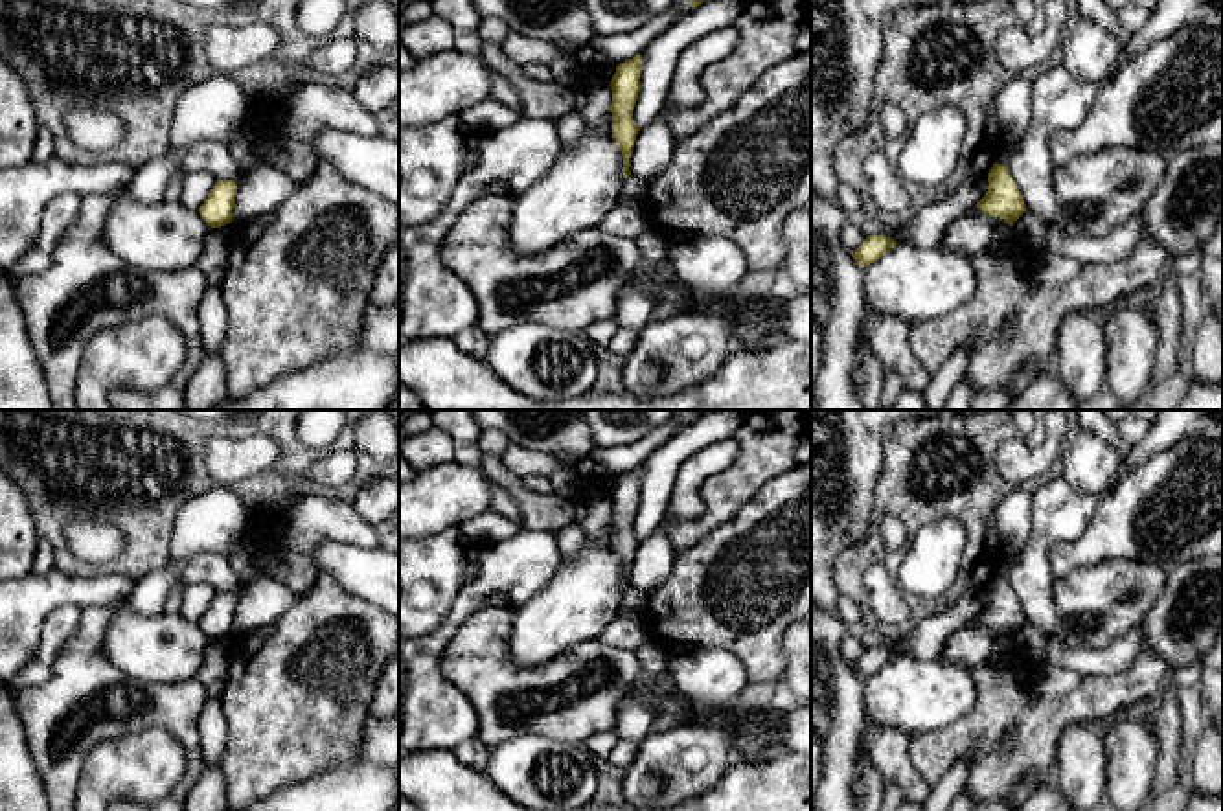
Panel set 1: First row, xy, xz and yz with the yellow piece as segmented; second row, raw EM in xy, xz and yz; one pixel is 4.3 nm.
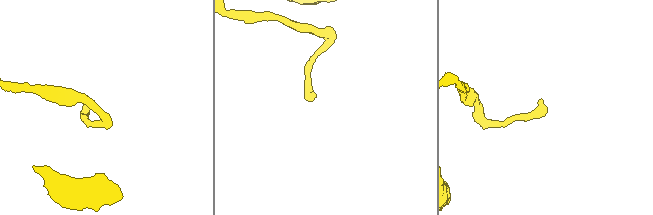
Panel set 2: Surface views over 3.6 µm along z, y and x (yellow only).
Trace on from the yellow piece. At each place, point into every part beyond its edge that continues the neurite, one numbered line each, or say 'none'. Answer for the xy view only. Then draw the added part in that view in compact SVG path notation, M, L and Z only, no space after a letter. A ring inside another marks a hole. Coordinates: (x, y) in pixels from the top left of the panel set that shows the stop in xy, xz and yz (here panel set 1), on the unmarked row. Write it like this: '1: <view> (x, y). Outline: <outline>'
none

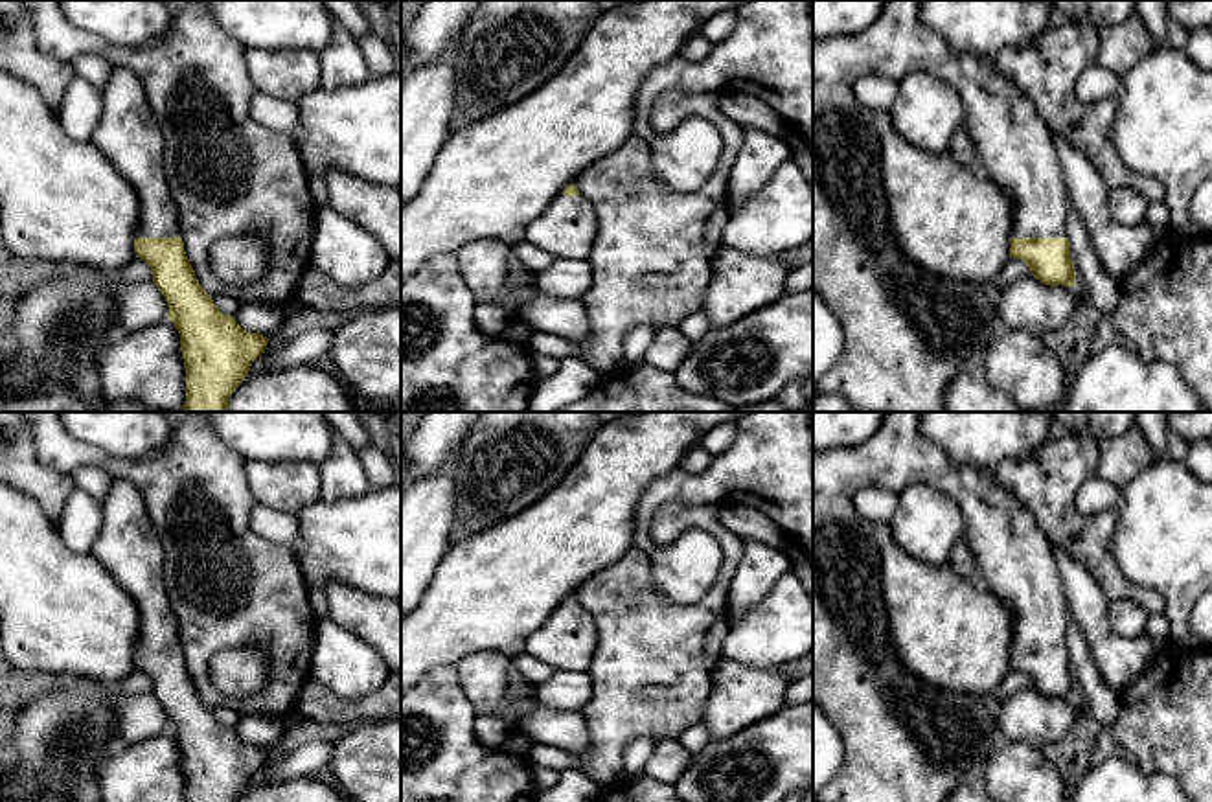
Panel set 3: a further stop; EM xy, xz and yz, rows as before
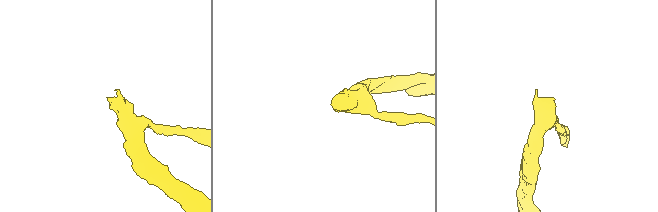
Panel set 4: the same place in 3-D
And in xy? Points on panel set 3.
1: xy (127, 545). Outline: M112 476L112 486L101 508L103 526L90 552L138 607L138 649L178 649L178 624L164 583L164 548L149 521L142 495L129 480Z

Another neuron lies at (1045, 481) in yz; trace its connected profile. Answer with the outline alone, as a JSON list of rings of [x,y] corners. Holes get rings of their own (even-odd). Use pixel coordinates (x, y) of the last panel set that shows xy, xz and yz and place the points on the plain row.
[[[1058,430],[1032,453],[1002,460],[989,476],[1030,510],[1052,548],[1067,550],[1092,574],[1109,602],[1127,598],[1149,614],[1164,613],[1162,596],[1133,585],[1116,567],[1111,537],[1118,508],[1096,515],[1076,508],[1076,493],[1098,473],[1098,458],[1100,441]]]

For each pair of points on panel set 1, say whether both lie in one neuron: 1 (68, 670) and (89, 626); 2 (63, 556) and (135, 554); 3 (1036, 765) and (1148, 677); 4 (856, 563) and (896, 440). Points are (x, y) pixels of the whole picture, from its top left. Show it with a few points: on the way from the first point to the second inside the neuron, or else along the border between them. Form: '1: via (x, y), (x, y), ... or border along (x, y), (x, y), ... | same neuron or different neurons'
1: via (80, 659), (87, 650), (89, 637) | same neuron
2: via (81, 569), (116, 567) | same neuron
3: via (1045, 732), (1069, 708), (1115, 692) | same neuron
4: via (874, 532), (880, 508), (896, 491), (896, 471) | same neuron

